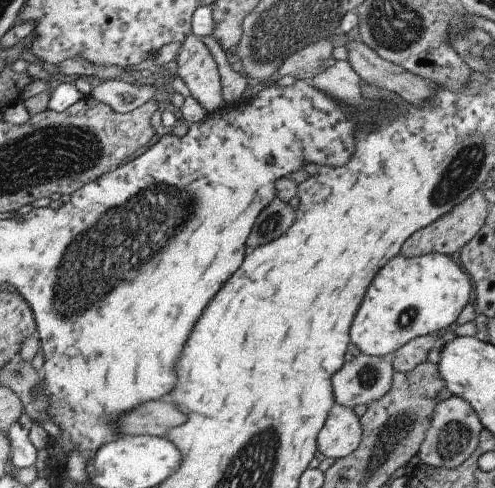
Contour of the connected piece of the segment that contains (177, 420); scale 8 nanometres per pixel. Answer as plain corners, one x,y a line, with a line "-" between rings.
155,400
145,402
143,406
137,406
137,410
131,410
125,414
125,418
119,420
121,434
145,434
152,437
163,437
174,426
185,422
185,416
172,404

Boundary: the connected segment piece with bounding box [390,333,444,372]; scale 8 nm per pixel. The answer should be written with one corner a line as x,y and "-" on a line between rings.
439,333
421,335
400,346
390,356
390,363
395,372
407,372
413,370
418,364
427,362
427,354
431,352
431,348
441,350
443,346
444,342

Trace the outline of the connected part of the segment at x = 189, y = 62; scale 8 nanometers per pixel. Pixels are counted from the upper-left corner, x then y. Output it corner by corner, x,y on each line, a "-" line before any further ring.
191,33
180,44
175,58
176,76
183,80
190,96
205,108
206,114
225,104
220,97
220,76
215,61
199,36
196,37

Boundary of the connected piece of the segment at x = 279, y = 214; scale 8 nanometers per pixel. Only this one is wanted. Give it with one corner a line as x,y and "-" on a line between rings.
277,198
271,200
271,204
261,210
261,214
257,216
257,220
253,224
251,234
247,236
245,254
249,254
249,250
255,250
257,246
281,236
281,232
285,232
285,228
289,228
293,220
295,220
295,212
285,202
281,202

